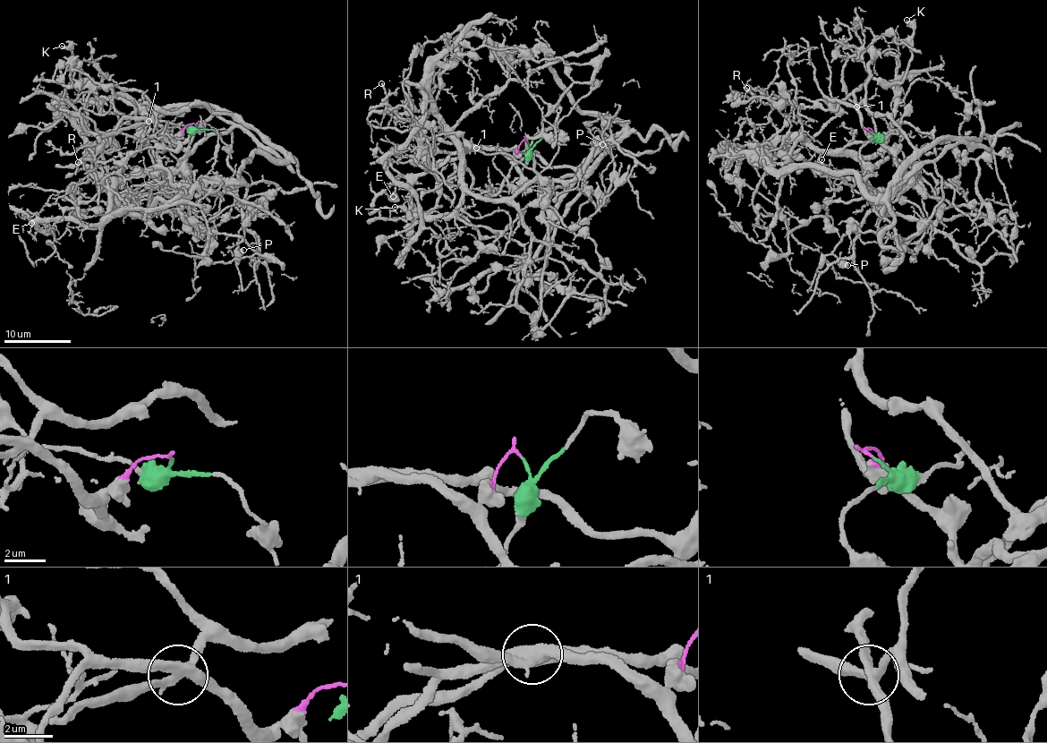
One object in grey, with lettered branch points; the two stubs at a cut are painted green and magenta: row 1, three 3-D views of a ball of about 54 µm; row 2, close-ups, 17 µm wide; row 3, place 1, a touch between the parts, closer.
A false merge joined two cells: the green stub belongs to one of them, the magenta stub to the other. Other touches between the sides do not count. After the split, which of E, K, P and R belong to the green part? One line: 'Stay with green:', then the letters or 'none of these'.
Stay with green: E

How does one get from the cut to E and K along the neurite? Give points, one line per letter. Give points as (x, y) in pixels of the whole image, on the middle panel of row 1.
E: (527, 141), (523, 172), (498, 191), (475, 190), (462, 142), (425, 98), (418, 129), (386, 162), (393, 196)
K: (527, 141), (512, 157), (477, 148), (454, 152), (434, 174), (437, 205), (441, 207), (394, 208)

